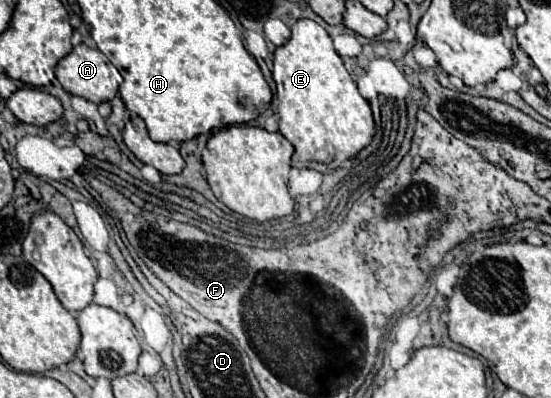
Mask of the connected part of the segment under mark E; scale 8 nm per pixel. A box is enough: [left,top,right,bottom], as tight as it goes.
[272,18,374,170]

